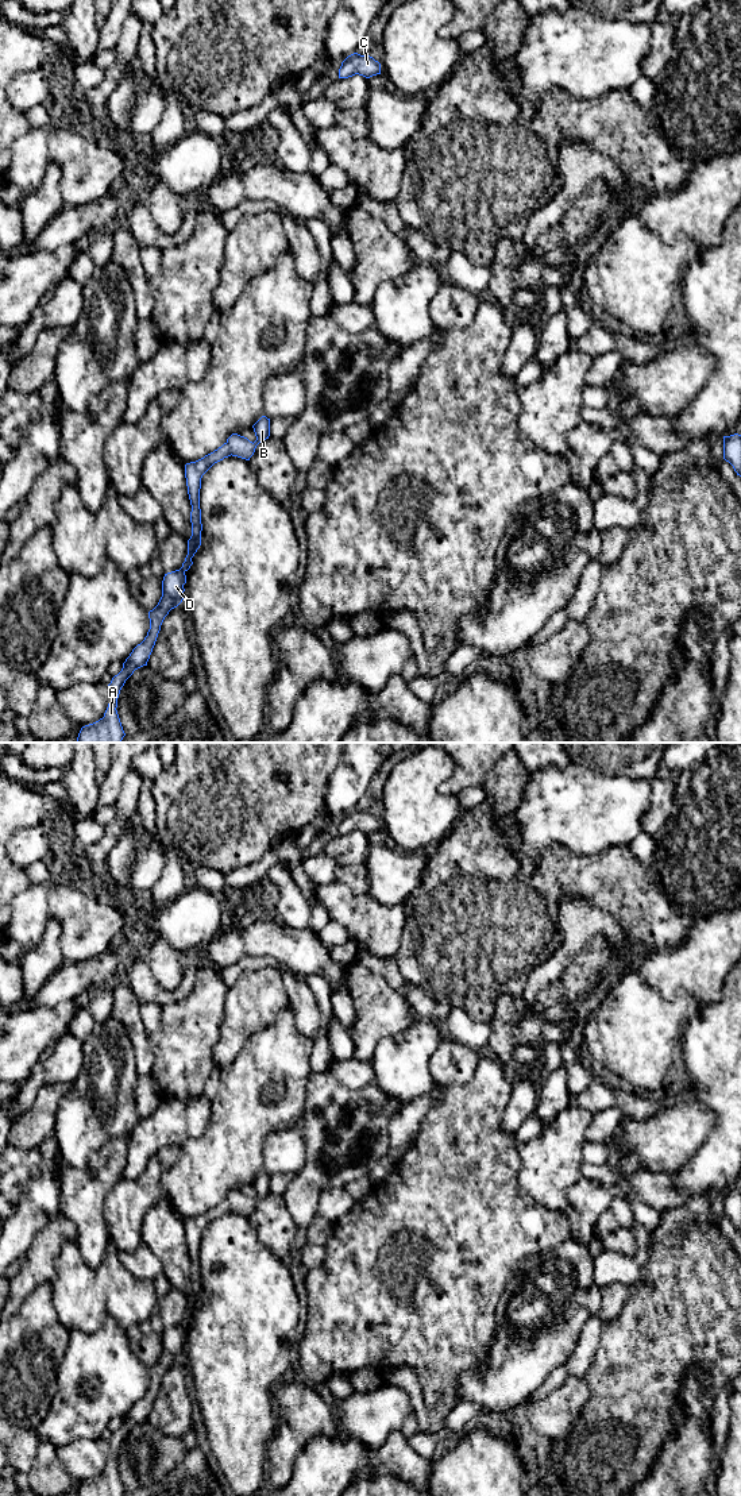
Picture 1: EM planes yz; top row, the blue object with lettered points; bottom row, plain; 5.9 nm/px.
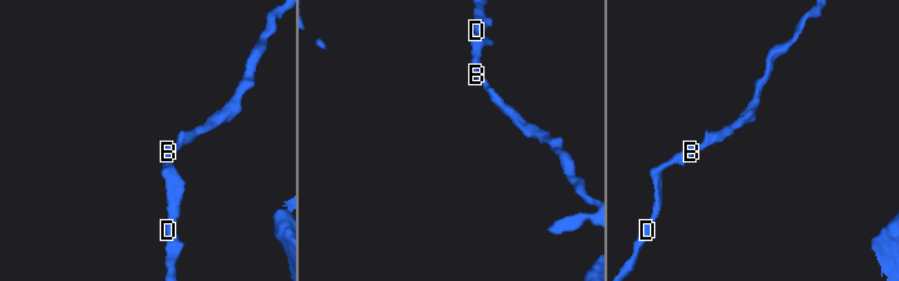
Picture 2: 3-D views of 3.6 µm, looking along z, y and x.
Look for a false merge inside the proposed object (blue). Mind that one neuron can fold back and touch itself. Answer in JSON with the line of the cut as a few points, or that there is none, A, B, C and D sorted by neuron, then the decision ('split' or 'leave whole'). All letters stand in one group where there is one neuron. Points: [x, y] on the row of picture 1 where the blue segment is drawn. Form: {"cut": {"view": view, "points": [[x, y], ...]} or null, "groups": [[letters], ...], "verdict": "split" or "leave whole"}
{"cut": null, "groups": [["A", "B", "C", "D"]], "verdict": "leave whole"}

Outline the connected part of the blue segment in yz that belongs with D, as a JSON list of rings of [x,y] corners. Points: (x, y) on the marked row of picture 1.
[[[262,416],[252,425],[252,428],[256,436],[256,440],[254,443],[244,436],[232,433],[227,439],[227,442],[213,452],[196,462],[185,464],[185,478],[192,505],[192,536],[188,540],[188,555],[180,570],[165,574],[162,581],[162,597],[158,605],[148,612],[150,629],[147,632],[147,636],[132,649],[130,656],[123,663],[121,671],[115,675],[108,685],[112,693],[112,699],[108,703],[104,717],[93,724],[82,726],[76,743],[120,743],[126,736],[116,710],[120,690],[135,670],[147,666],[165,617],[184,599],[184,585],[186,583],[185,572],[193,564],[192,558],[201,545],[201,478],[215,463],[231,455],[250,460],[250,458],[255,452],[256,446],[270,436],[270,419]]]

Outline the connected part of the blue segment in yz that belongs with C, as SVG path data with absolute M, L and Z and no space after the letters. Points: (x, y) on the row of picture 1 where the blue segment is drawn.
M354 53L341 62L339 78L348 78L355 74L366 78L381 74L381 63L370 55Z

